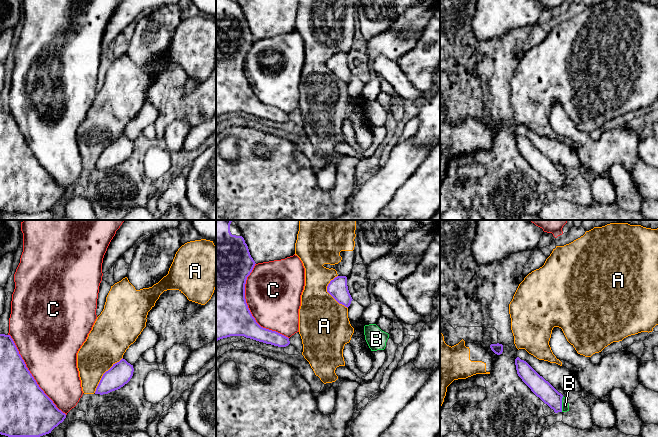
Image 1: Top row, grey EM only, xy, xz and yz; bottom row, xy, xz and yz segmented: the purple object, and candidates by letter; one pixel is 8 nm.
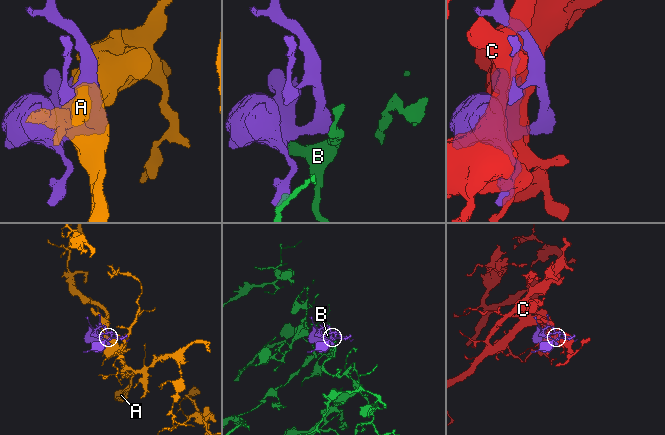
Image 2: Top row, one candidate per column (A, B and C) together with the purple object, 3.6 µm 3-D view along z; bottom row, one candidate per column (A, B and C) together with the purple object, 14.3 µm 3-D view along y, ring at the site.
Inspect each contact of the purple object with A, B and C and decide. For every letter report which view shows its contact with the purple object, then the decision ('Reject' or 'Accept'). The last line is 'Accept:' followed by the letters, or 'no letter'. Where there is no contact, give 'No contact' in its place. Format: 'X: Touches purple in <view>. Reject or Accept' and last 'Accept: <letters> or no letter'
A: Touches purple in xy. Reject
B: Touches purple in yz. Accept
C: Touches purple in xz. Reject
Accept: B

